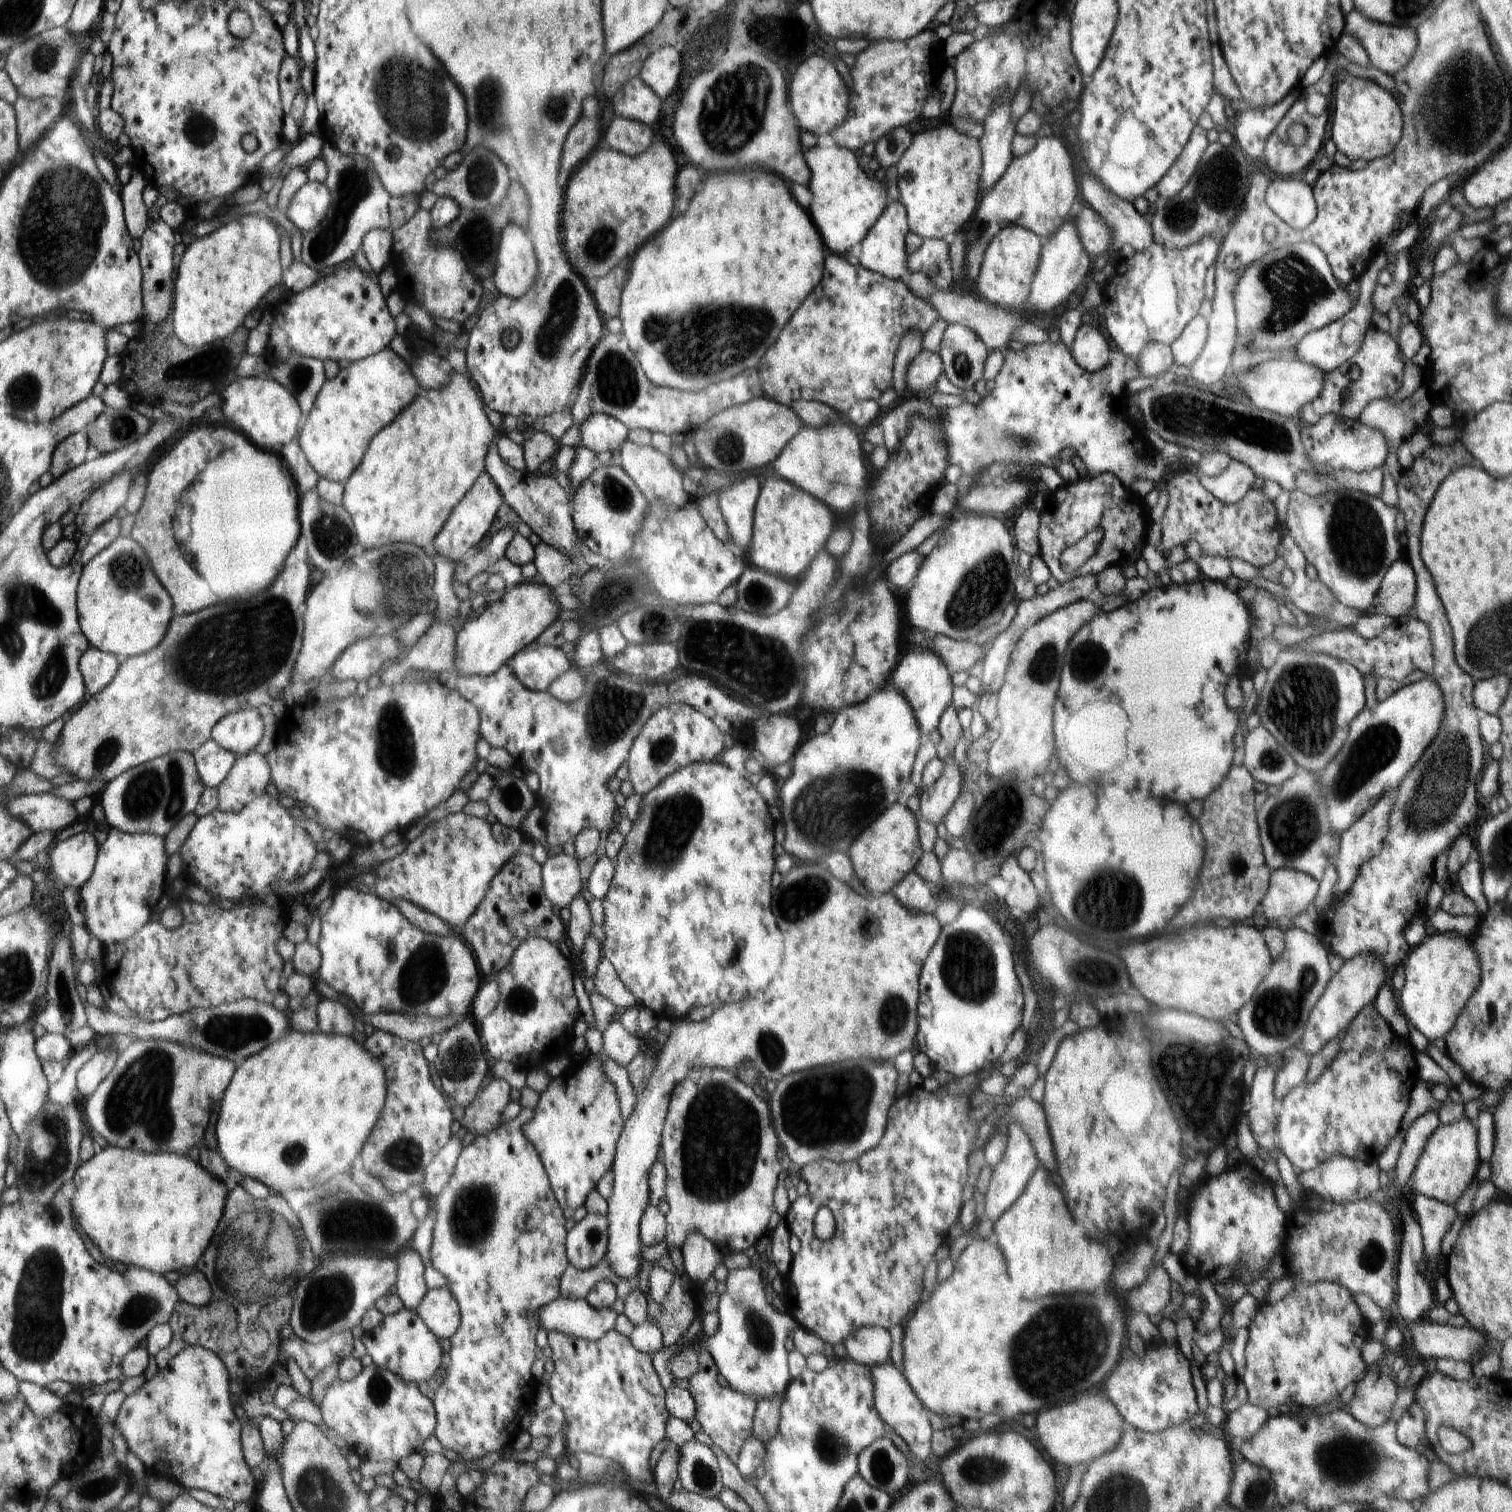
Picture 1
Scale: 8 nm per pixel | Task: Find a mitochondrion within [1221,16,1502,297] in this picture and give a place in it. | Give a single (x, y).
(1456, 114)

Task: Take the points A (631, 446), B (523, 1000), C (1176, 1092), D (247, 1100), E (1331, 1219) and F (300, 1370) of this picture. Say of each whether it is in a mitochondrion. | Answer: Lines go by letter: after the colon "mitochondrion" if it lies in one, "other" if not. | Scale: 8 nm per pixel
A: other
B: mitochondrion
C: mitochondrion
D: other
E: other
F: other

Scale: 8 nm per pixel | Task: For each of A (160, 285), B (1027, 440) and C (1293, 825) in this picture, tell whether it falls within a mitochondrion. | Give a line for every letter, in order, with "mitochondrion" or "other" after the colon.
A: other
B: mitochondrion
C: mitochondrion

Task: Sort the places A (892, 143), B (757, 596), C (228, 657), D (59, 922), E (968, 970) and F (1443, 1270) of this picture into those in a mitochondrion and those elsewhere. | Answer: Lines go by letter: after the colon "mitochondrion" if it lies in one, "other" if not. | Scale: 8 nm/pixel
A: other
B: mitochondrion
C: mitochondrion
D: other
E: mitochondrion
F: other

